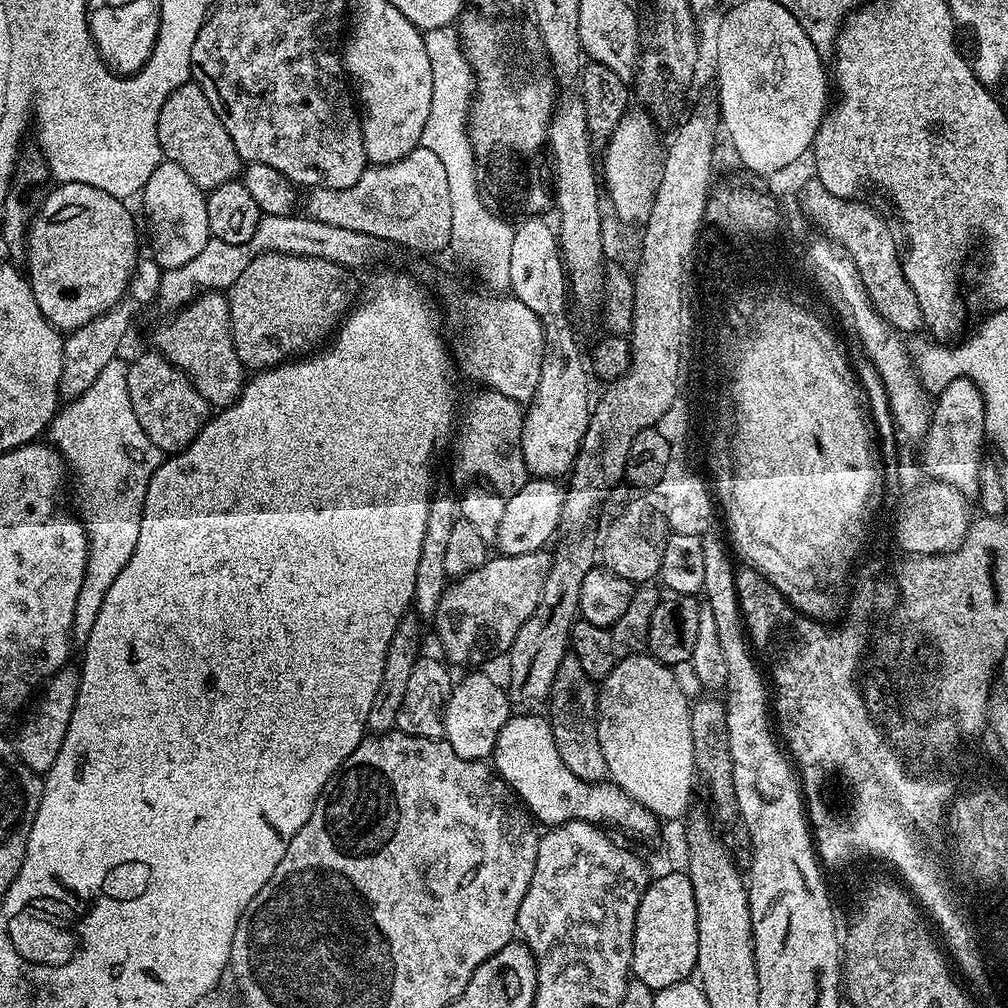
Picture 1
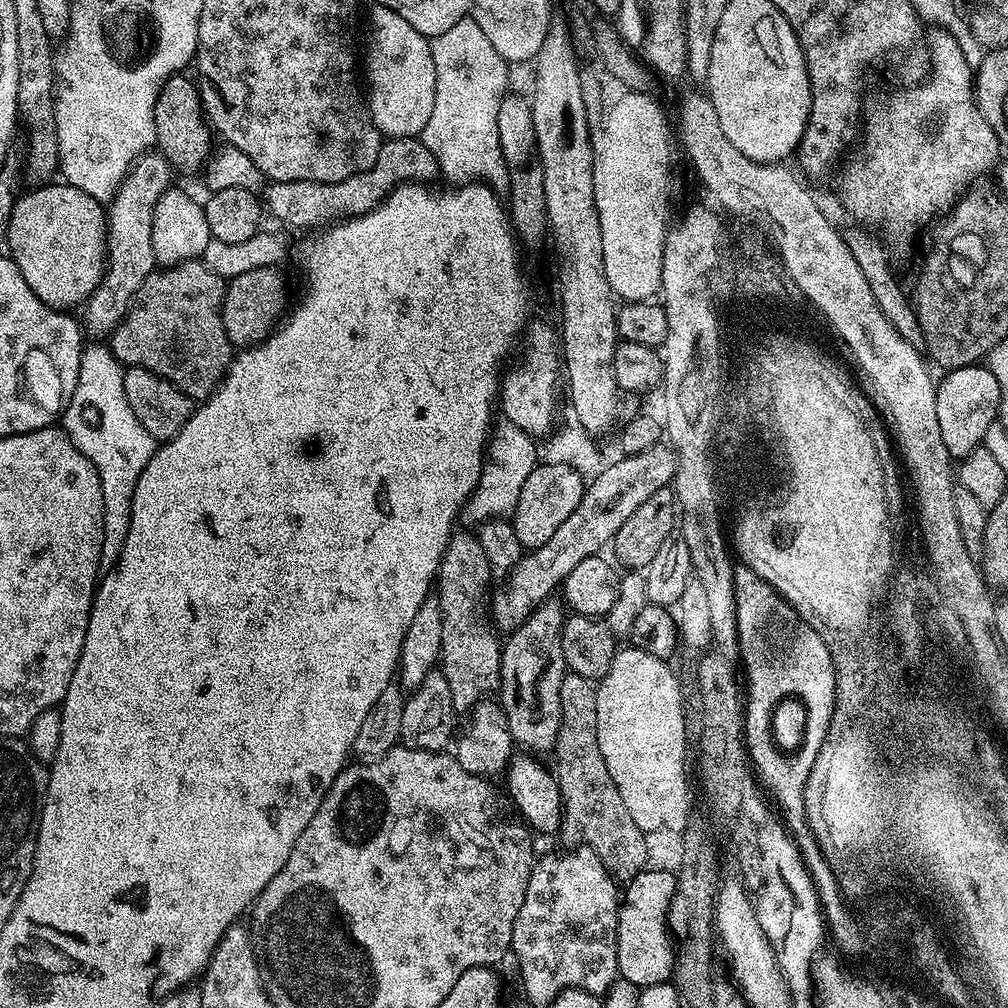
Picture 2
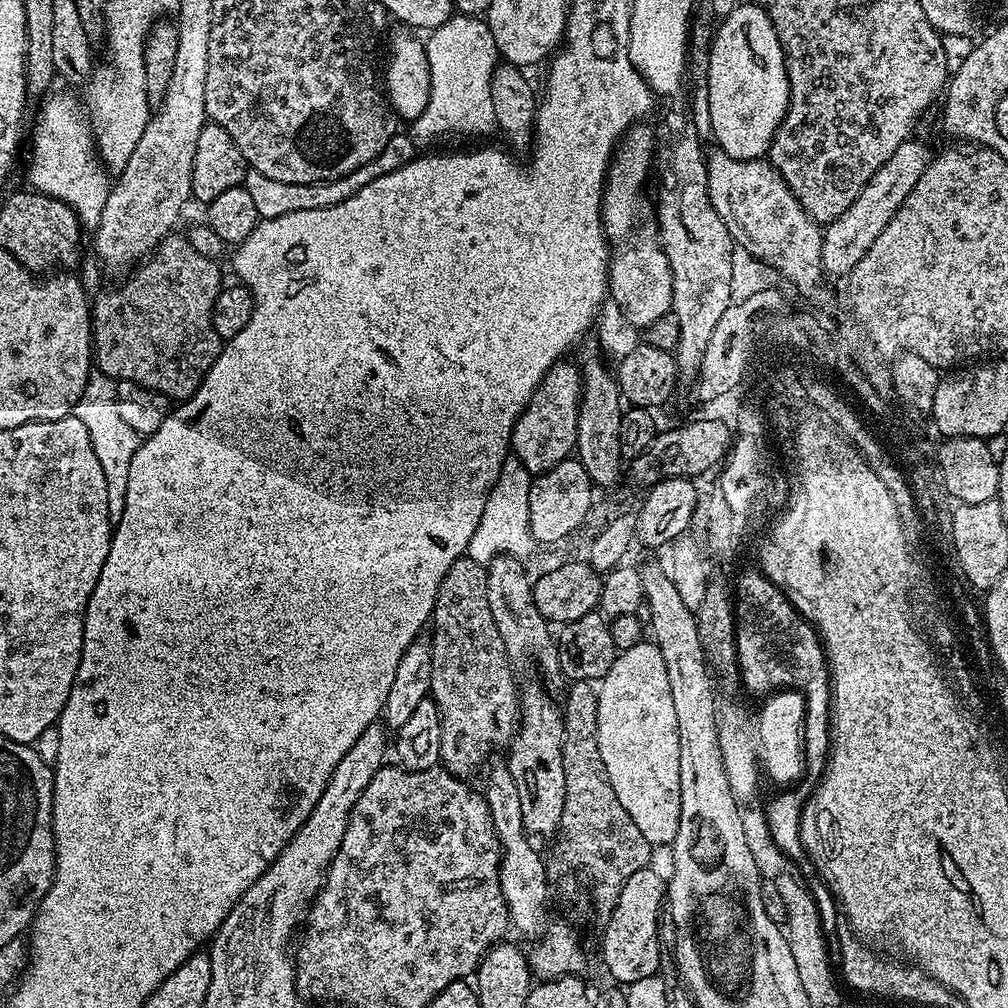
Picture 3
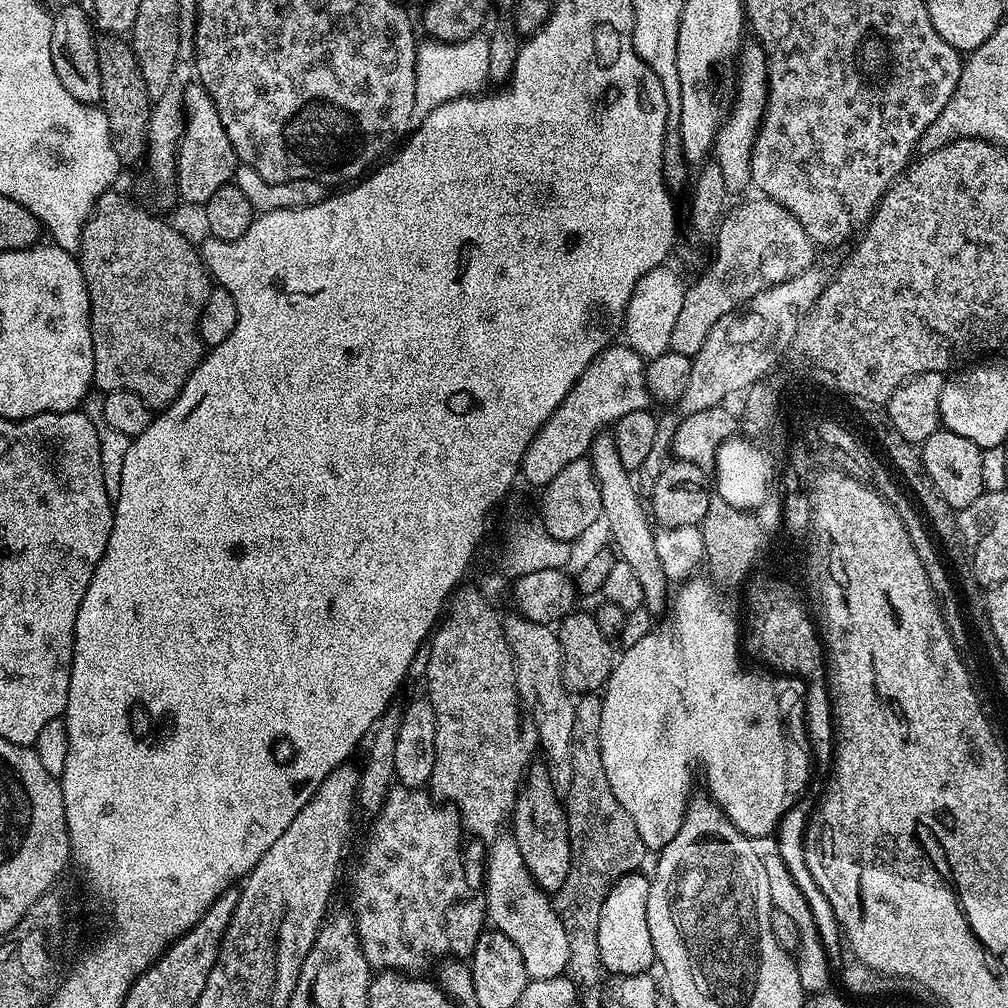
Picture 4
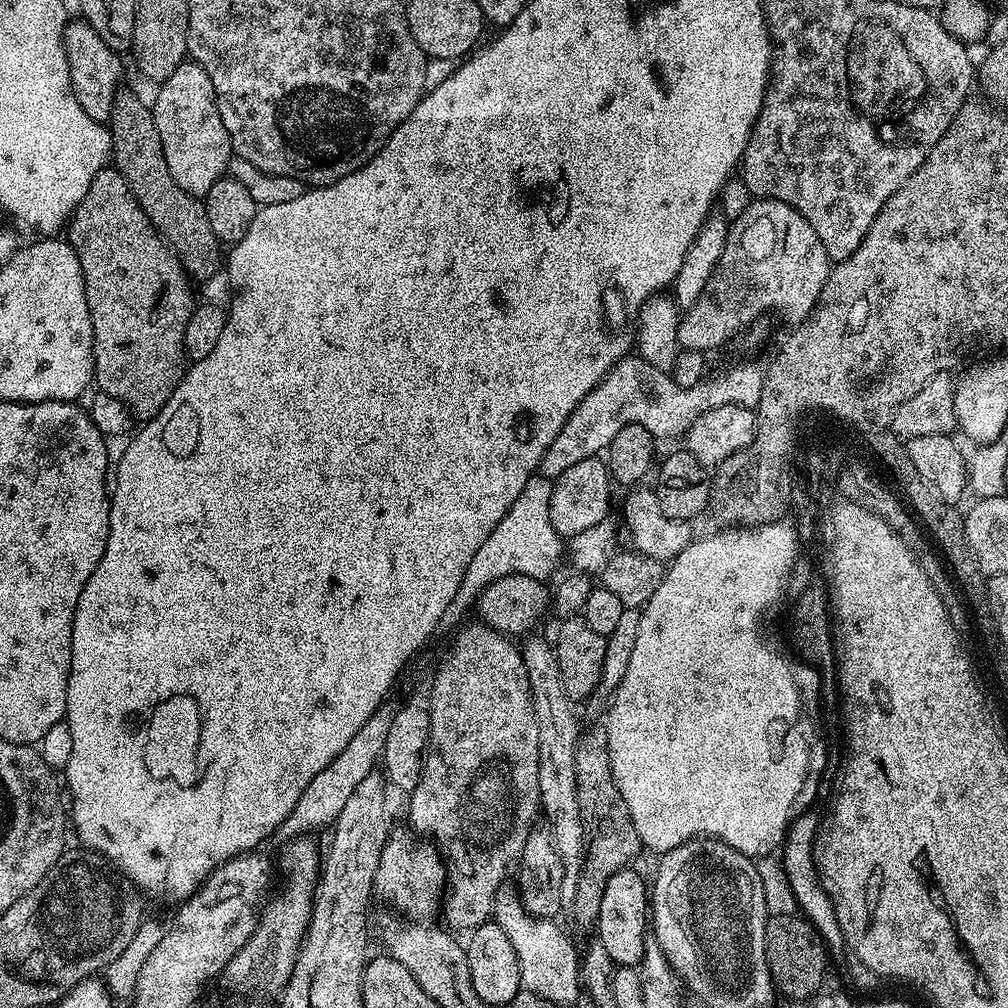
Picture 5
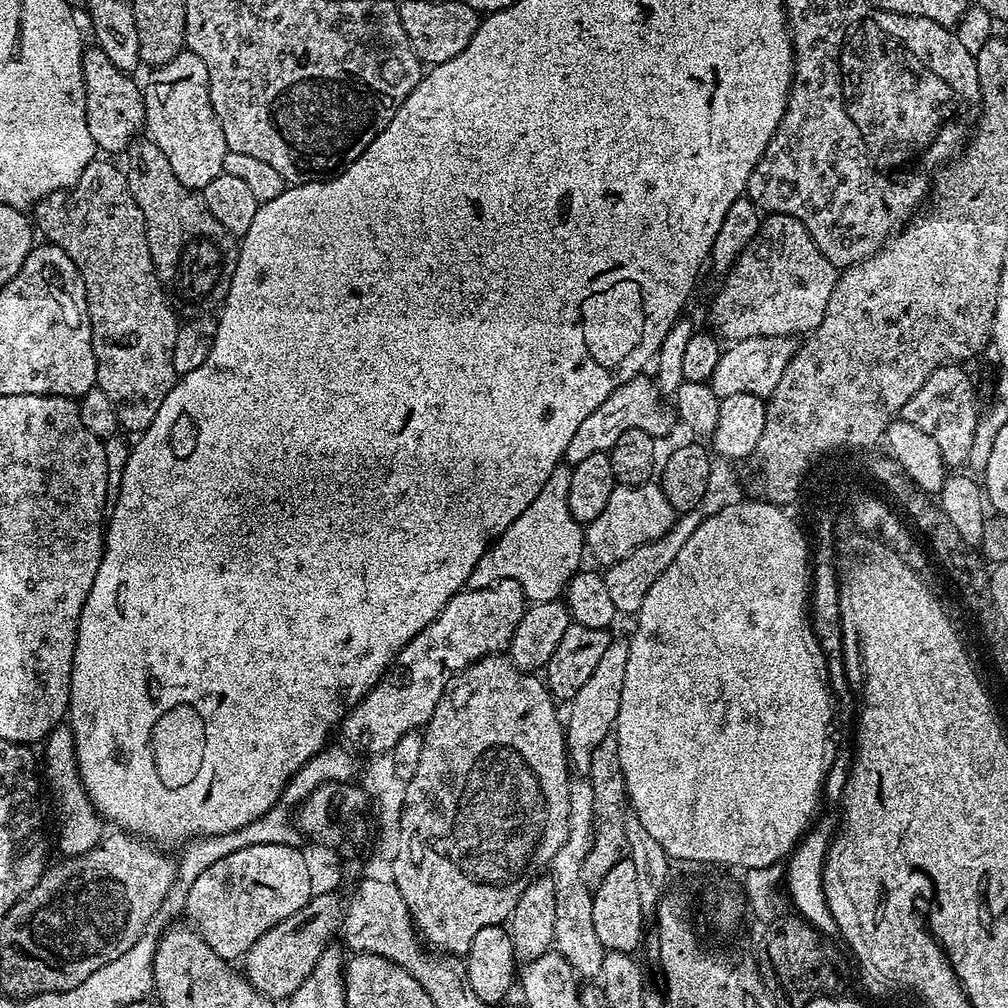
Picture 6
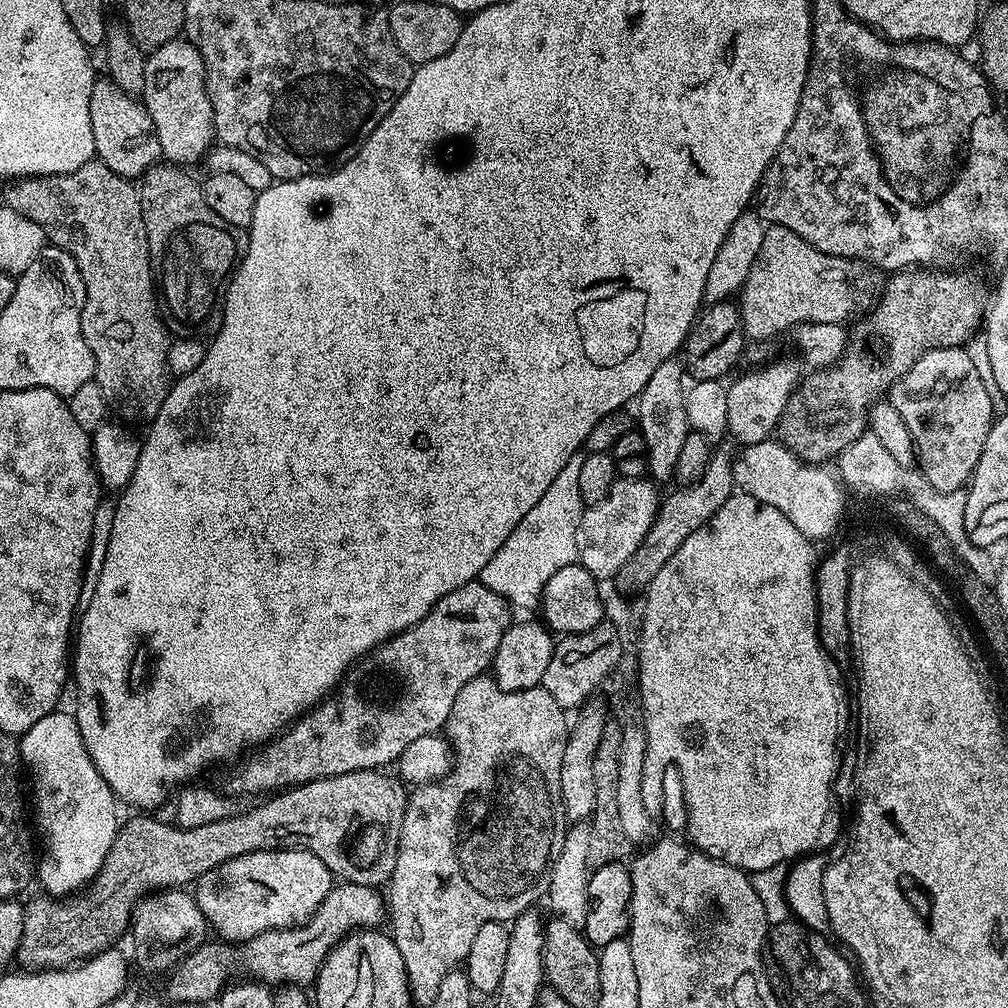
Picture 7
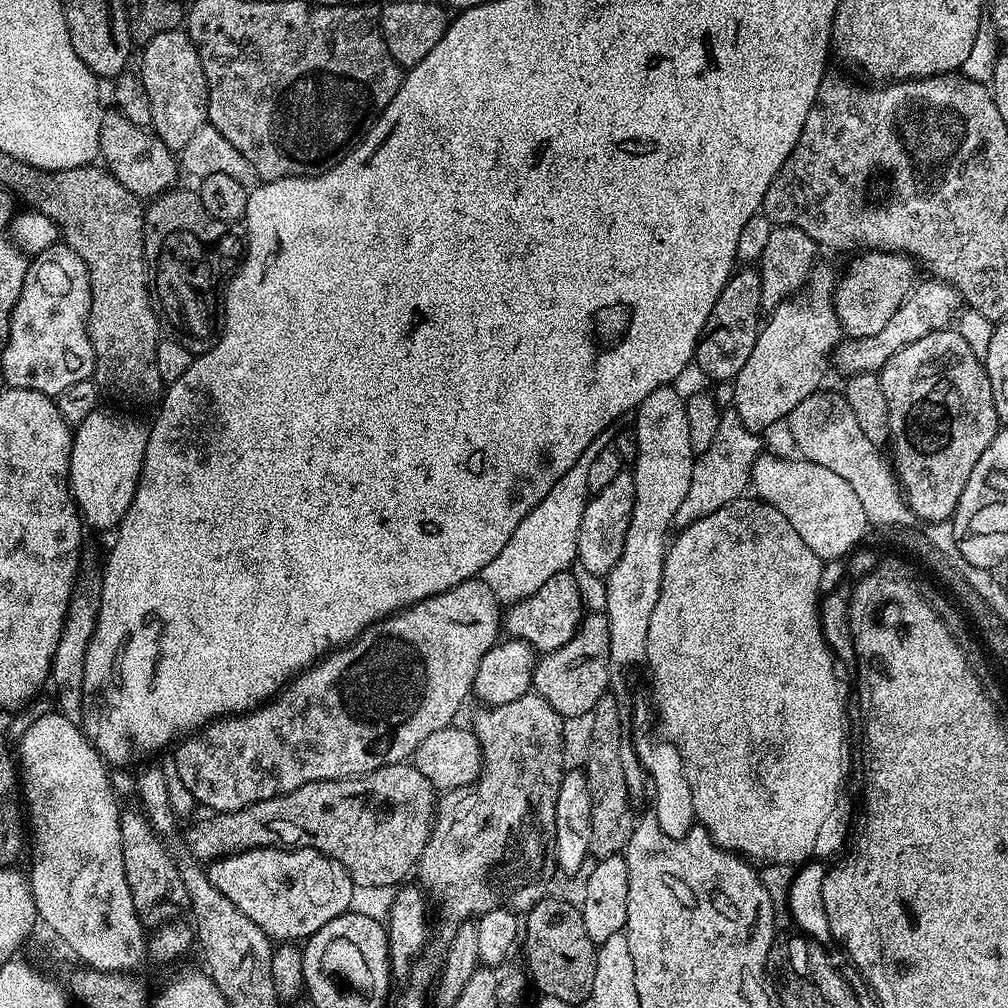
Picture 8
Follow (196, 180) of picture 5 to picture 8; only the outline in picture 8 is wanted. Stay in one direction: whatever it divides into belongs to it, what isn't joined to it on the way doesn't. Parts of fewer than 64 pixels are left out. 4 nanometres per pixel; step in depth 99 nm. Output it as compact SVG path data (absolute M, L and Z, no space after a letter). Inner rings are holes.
M180 28L150 38L143 48L144 53L140 56L138 75L142 86L146 86L146 94L150 94L151 131L156 133L156 137L167 148L179 150L186 146L186 142L190 142L190 138L194 138L194 134L198 134L198 130L208 118L208 87L202 62L198 58L198 50L192 39L188 37L187 31Z

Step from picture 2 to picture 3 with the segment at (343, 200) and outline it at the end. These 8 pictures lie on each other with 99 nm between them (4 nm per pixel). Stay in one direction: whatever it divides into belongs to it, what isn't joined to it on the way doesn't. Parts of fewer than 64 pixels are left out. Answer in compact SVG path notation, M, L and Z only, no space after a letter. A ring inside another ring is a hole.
M397 134L390 138L390 142L386 142L386 146L382 150L382 154L378 154L378 158L366 162L366 166L354 170L349 176L343 176L341 180L330 180L326 184L291 184L290 182L274 182L270 178L266 178L266 174L248 170L244 173L242 186L249 192L260 220L280 219L300 210L322 210L331 204L338 204L353 196L370 181L390 174L404 164L409 164L416 159L417 155L418 148L413 144L411 135Z

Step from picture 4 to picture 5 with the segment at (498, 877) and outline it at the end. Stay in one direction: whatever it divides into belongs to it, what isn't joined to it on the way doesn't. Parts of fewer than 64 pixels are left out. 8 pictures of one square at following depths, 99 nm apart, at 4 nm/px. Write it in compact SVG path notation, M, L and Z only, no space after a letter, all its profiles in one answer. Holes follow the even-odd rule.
M505 886L496 895L494 920L502 926L502 930L506 930L506 938L510 938L514 945L514 954L518 954L521 989L550 1001L554 1006L575 1005L582 995L581 953L578 948L576 952L571 938L556 925L555 919L529 916L522 906L519 891L512 889L511 892L510 888Z

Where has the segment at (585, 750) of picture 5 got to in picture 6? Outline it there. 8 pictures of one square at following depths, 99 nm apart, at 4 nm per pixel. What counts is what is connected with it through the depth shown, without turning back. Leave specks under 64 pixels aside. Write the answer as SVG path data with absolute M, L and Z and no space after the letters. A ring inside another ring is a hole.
M615 735L607 736L598 746L598 750L594 750L586 779L594 790L594 822L592 823L590 854L586 854L586 862L582 862L582 882L586 882L589 889L595 890L602 882L602 878L606 878L607 872L619 860L625 859L630 852L624 825L626 815L624 775L618 762L618 742Z

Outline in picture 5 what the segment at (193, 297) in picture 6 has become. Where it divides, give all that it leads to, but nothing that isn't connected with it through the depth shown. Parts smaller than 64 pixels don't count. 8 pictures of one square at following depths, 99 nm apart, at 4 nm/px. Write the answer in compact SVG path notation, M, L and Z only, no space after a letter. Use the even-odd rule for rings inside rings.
M121 90L116 94L116 101L112 107L112 118L110 121L112 138L110 160L121 178L130 186L138 206L150 218L150 222L156 231L159 232L165 244L176 253L180 264L193 281L208 280L216 271L222 268L222 245L216 239L214 230L210 230L210 223L207 222L207 210L203 199L186 194L174 178L170 178L170 170L166 166L166 154L162 154L162 138L158 138L158 126L154 126L152 109L147 103L143 104L132 92Z

